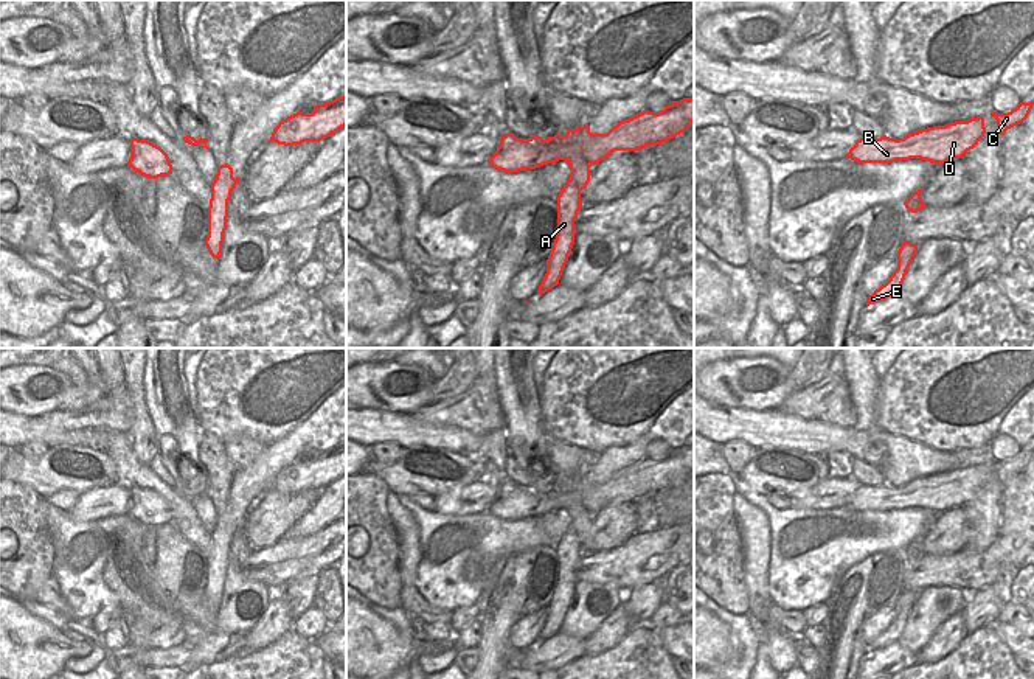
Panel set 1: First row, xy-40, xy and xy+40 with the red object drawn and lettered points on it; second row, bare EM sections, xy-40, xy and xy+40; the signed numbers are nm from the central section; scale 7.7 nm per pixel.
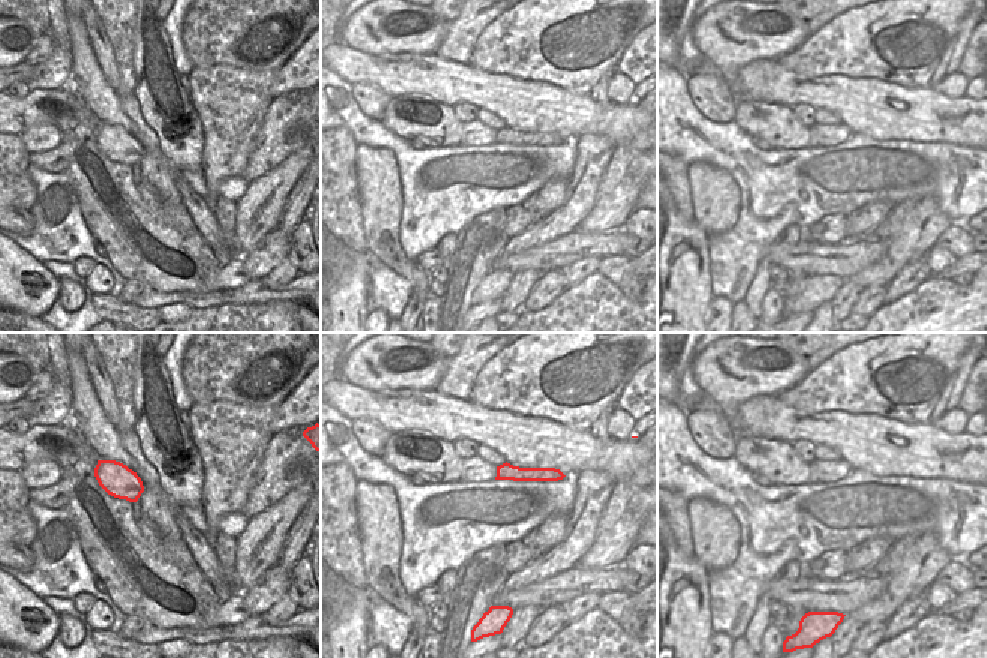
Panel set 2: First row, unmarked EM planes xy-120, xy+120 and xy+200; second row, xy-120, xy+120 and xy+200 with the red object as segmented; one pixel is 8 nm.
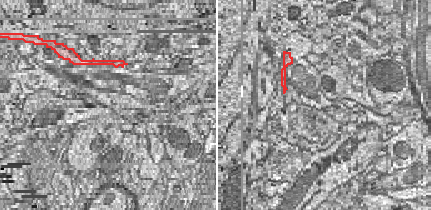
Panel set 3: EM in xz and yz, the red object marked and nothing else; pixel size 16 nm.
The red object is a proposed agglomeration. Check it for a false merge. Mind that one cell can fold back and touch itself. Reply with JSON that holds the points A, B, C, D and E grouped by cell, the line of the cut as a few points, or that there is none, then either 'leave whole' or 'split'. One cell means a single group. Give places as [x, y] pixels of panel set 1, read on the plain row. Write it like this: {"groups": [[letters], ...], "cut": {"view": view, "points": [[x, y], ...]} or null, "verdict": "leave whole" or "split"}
{"groups": [["A", "E"], ["B", "C", "D"]], "cut": {"view": "xy", "points": [[565, 508], [581, 505], [589, 513]]}, "verdict": "split"}

